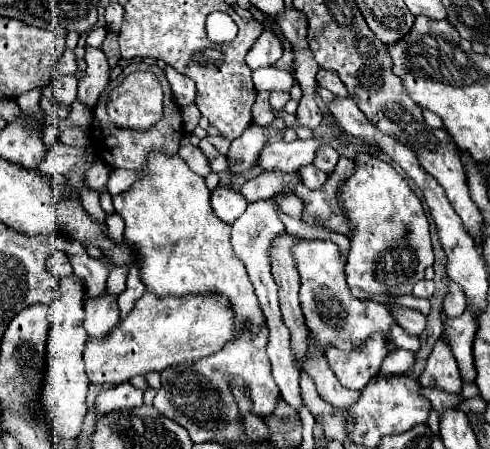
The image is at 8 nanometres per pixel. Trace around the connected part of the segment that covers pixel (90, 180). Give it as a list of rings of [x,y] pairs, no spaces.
[[[97,160],[86,173],[86,181],[90,188],[99,192],[107,192],[106,183],[110,168],[102,161]]]

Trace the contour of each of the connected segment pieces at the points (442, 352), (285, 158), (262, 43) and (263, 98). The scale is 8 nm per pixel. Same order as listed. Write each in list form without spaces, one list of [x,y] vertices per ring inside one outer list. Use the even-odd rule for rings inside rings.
[[[439,340],[427,360],[423,374],[419,376],[423,388],[435,388],[449,394],[461,392],[461,374],[451,350]]]
[[[297,138],[297,140],[291,142],[291,144],[287,144],[287,142],[271,142],[271,144],[267,144],[265,150],[261,152],[261,156],[259,156],[259,166],[261,166],[263,170],[297,172],[303,164],[313,162],[315,152],[317,152],[321,146],[323,146],[323,140],[319,140],[319,138],[307,138],[307,140],[299,140],[299,138]]]
[[[265,26],[261,38],[253,44],[253,48],[247,54],[247,66],[251,70],[261,66],[273,66],[281,58],[281,54],[283,54],[283,48],[279,38]]]
[[[257,94],[257,102],[253,106],[253,114],[255,114],[255,124],[269,124],[275,114],[271,112],[271,104],[269,104],[269,94]]]

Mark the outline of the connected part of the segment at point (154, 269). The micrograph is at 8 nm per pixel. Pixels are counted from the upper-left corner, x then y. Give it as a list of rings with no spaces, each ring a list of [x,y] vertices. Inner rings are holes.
[[[163,152],[149,154],[139,172],[143,178],[135,180],[127,192],[113,196],[113,206],[115,212],[125,220],[125,240],[131,242],[131,246],[139,256],[141,282],[155,296],[185,296],[185,294],[205,294],[205,292],[225,294],[231,300],[233,310],[241,322],[251,320],[261,324],[263,314],[257,296],[253,292],[253,286],[249,282],[247,270],[233,252],[229,242],[231,226],[215,216],[209,202],[211,190],[205,186],[205,180],[199,174],[195,174],[181,156],[177,154],[169,156]]]

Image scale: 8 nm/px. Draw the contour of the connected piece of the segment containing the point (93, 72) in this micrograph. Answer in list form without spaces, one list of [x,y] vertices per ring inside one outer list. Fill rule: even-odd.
[[[87,48],[87,54],[85,54],[85,62],[87,62],[87,68],[79,80],[79,94],[77,98],[87,106],[87,108],[93,108],[101,96],[101,92],[107,88],[109,84],[109,62],[107,62],[107,56],[99,50],[99,48]]]

